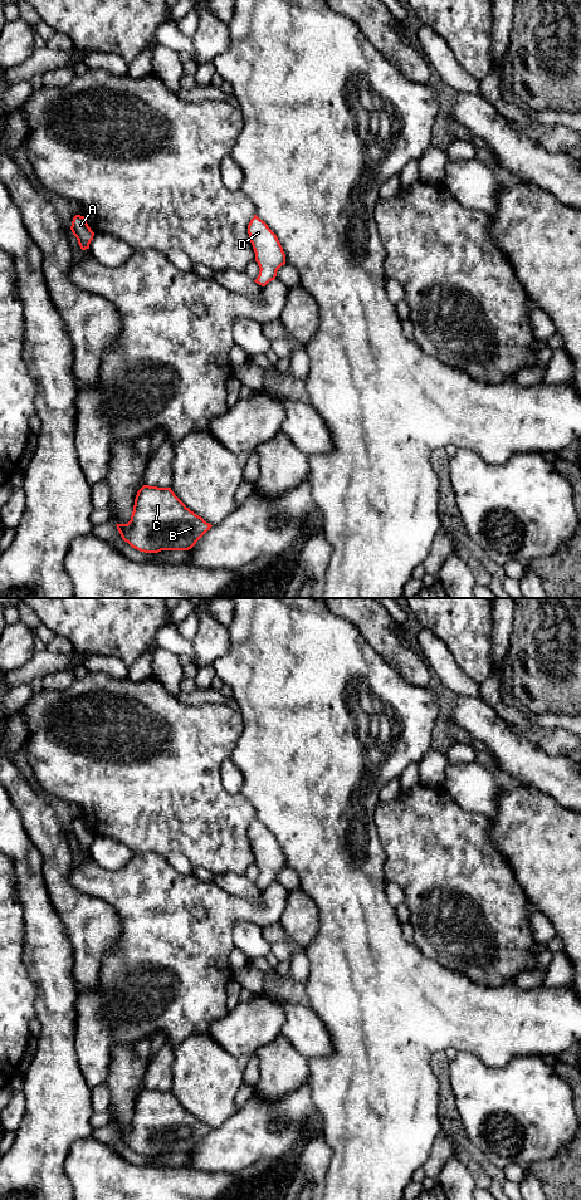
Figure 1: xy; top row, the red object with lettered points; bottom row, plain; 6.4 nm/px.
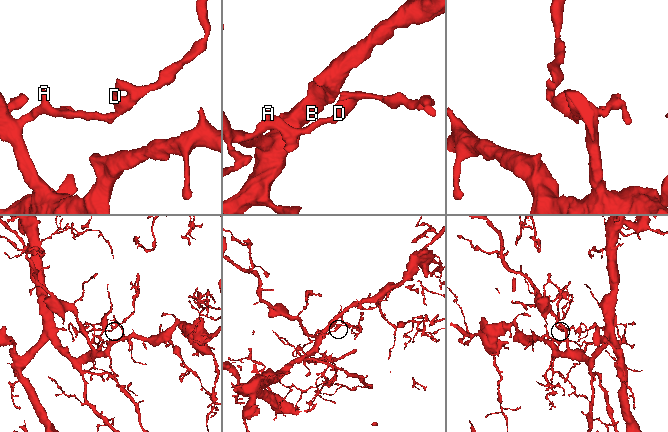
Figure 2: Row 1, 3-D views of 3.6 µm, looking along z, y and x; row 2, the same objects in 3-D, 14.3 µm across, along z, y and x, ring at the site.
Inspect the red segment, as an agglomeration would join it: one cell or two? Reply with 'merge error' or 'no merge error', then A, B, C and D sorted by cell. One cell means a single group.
no merge error; groups A B C D

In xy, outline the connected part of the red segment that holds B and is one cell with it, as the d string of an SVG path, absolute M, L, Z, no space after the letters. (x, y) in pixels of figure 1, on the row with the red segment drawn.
M143 485L131 520L116 524L124 542L145 553L189 550L213 526L191 511L171 490Z

